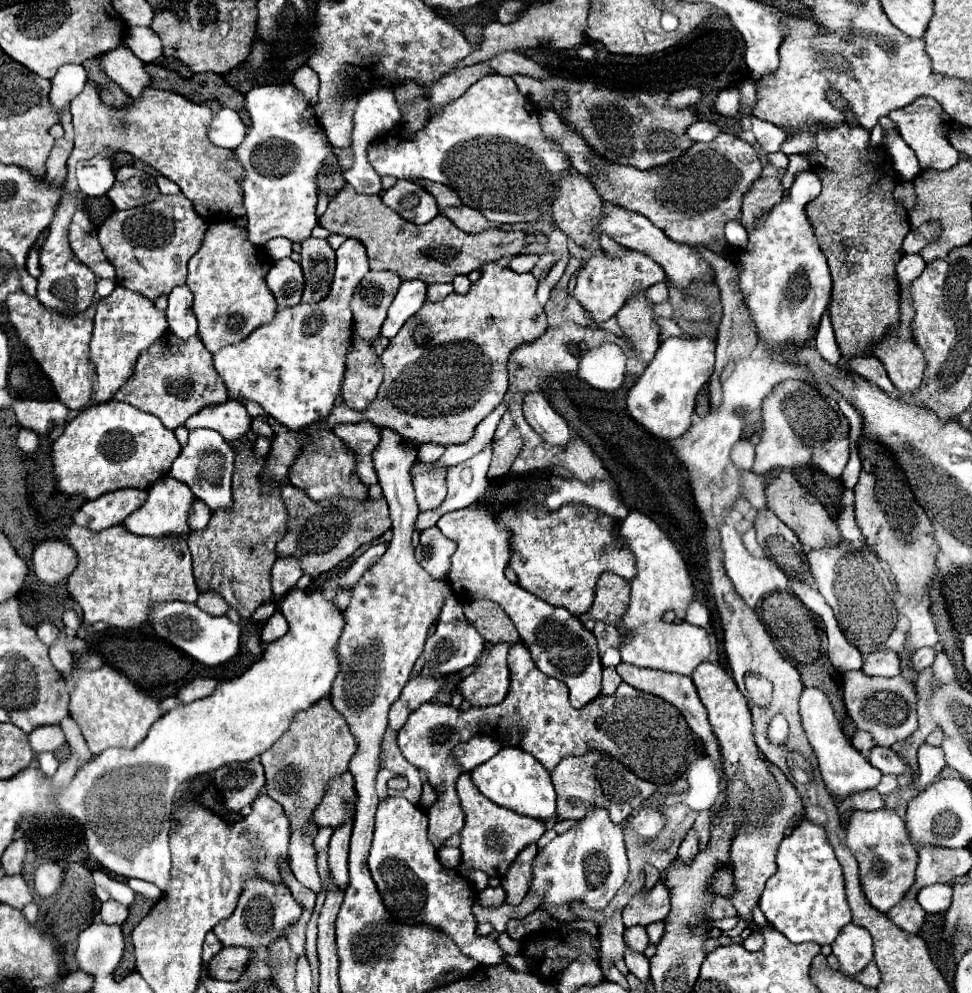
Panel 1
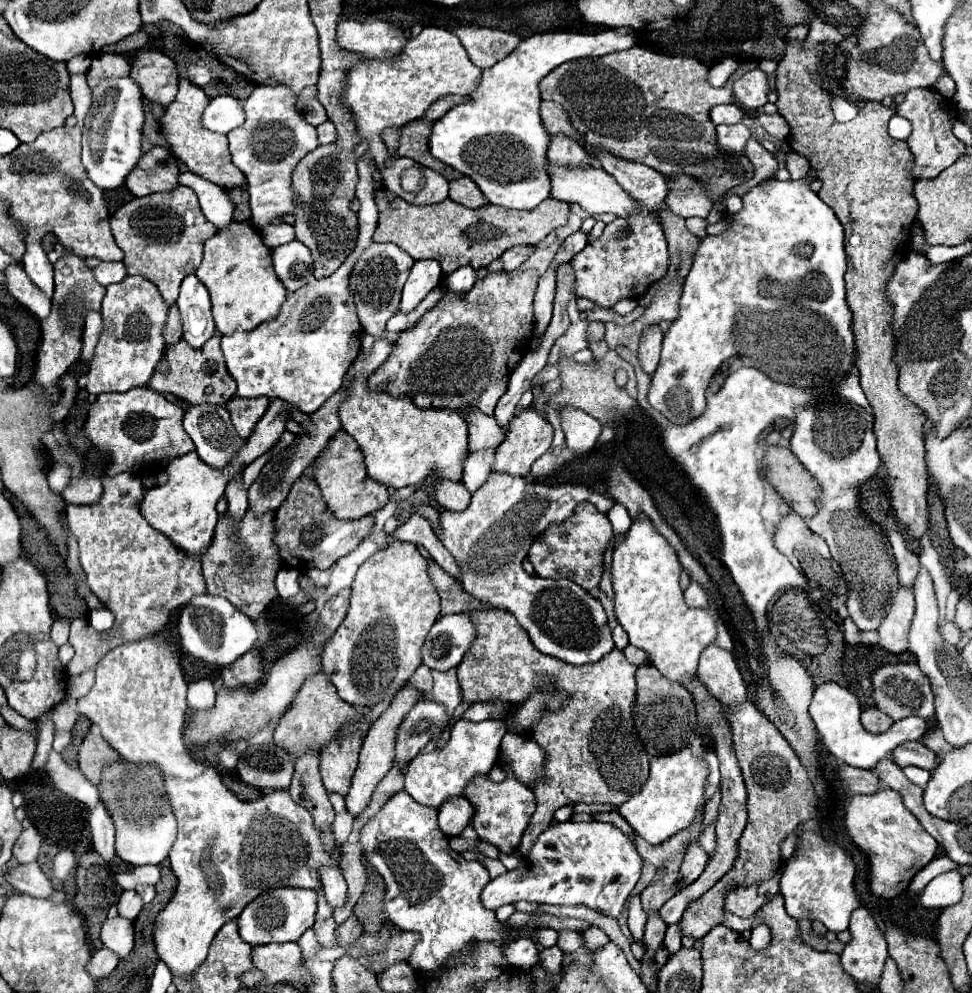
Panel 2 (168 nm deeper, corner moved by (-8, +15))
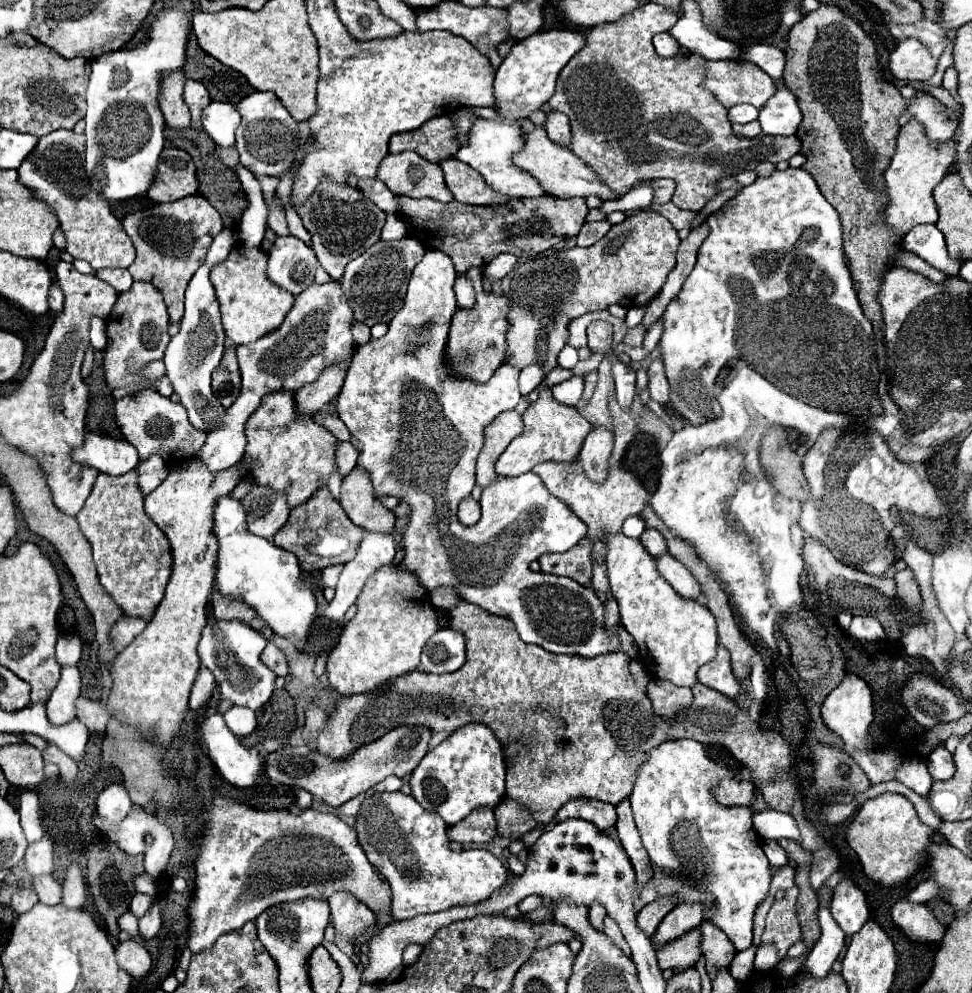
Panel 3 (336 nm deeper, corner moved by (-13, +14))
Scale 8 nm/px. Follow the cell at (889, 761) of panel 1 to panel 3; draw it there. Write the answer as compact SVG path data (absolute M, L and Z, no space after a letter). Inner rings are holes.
M937 746L927 758L927 768L935 780L947 780L955 772L953 756L943 746Z

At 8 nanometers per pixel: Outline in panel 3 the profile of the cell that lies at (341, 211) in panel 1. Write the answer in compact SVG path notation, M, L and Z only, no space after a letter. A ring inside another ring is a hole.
M549 194L535 200L509 200L497 206L471 206L451 200L441 204L437 200L421 198L413 200L407 196L399 196L397 216L409 224L407 236L417 238L427 248L435 248L445 252L459 274L469 268L483 268L495 256L509 252L517 258L535 256L555 246L557 242L577 236L589 208L585 206L585 198L553 198Z

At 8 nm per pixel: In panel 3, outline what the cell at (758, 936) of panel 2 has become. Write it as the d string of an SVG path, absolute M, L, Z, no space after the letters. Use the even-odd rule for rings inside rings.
M761 942L755 954L755 968L757 970L773 970L779 962L779 954L773 942Z

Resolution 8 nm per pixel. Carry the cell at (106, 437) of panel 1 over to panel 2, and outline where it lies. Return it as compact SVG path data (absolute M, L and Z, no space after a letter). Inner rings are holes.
M134 387L126 393L98 395L96 403L90 405L84 431L94 447L110 459L106 475L126 471L138 477L156 477L166 469L168 461L194 451L192 439L182 427L182 415L184 409L162 393L150 387Z

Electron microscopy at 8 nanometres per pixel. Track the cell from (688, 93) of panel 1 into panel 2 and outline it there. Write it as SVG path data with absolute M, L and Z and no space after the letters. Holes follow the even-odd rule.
M724 59L724 61L716 63L716 65L710 69L710 73L708 73L710 85L722 87L736 69L738 69L738 61L734 61L734 59Z

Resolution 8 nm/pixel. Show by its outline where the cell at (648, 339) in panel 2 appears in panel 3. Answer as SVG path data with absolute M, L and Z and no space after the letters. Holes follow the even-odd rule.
M657 358L651 362L649 370L649 394L653 400L657 400L659 404L667 404L669 402L669 386L667 386L667 378L663 372L663 360Z

